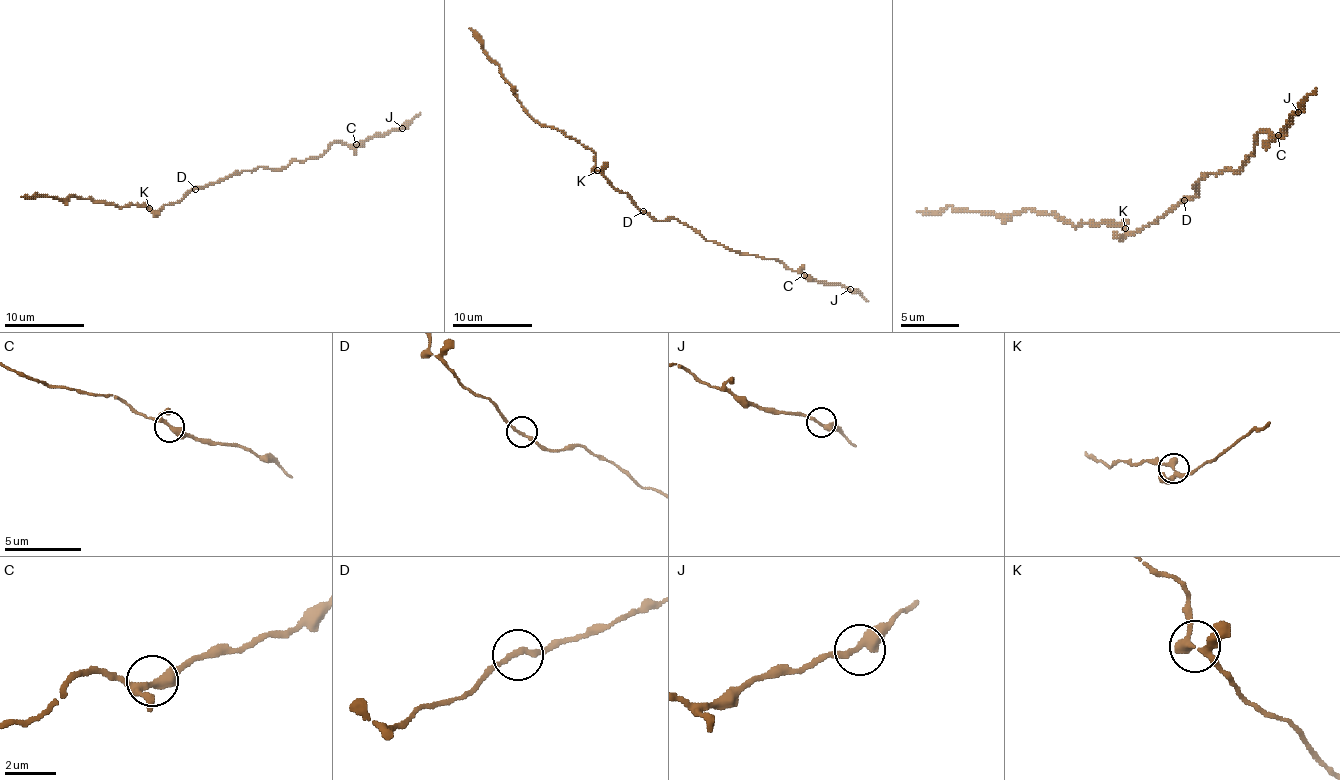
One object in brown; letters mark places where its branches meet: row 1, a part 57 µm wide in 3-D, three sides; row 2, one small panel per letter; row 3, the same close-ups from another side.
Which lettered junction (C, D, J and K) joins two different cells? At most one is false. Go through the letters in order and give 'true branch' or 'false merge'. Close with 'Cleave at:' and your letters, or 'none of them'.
C: true branch
D: true branch
J: true branch
K: true branch
Cleave at: none of them

